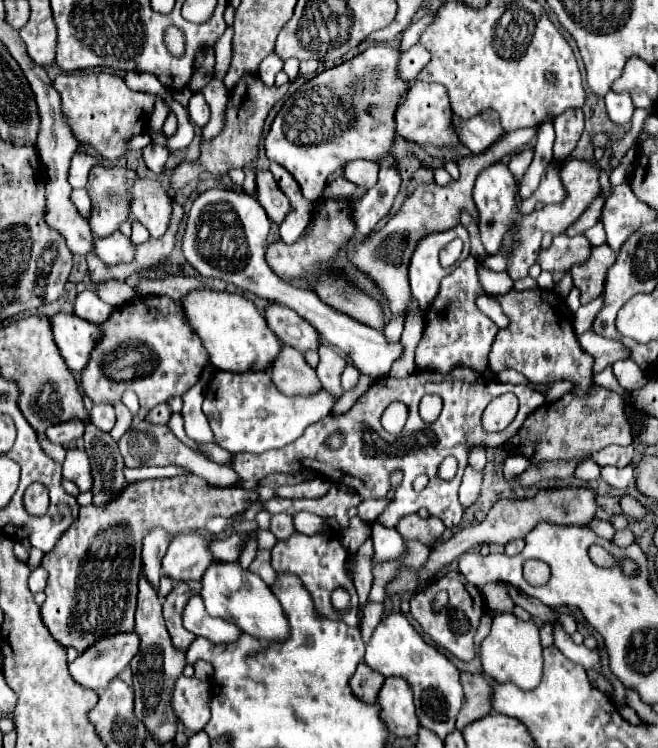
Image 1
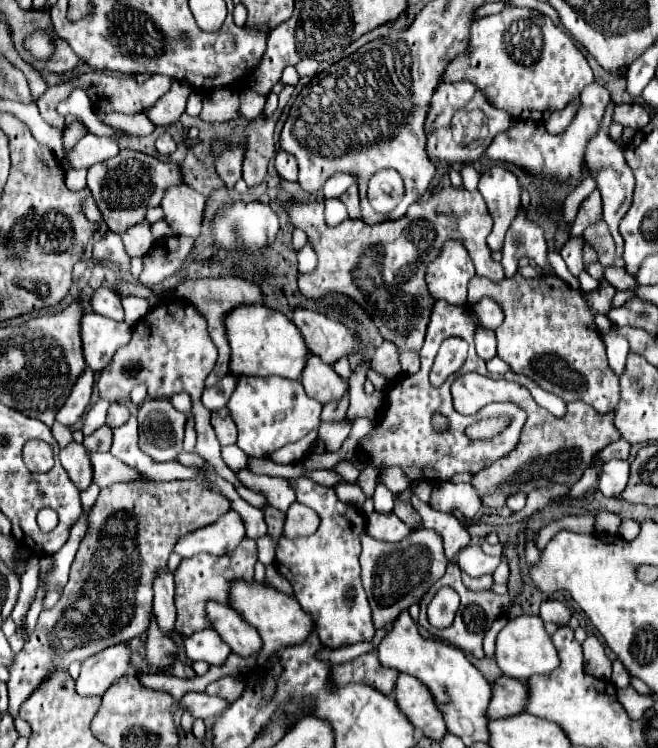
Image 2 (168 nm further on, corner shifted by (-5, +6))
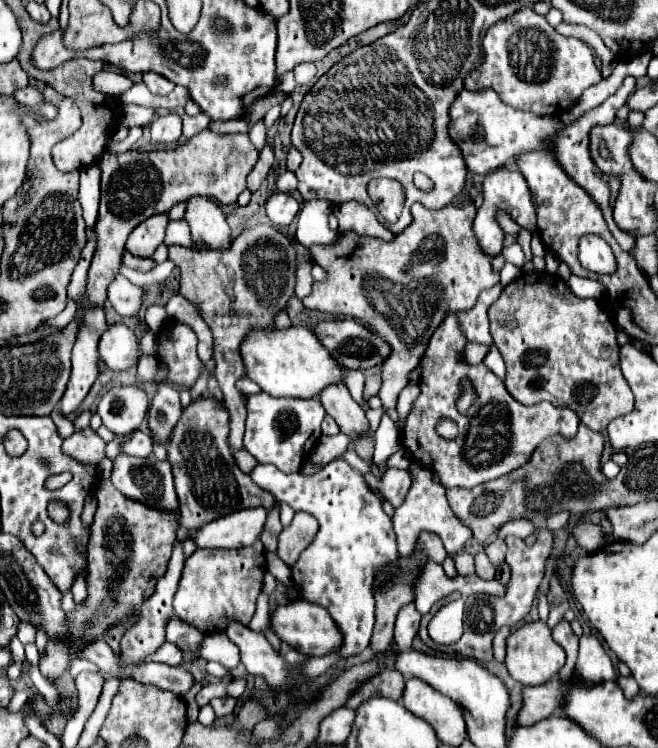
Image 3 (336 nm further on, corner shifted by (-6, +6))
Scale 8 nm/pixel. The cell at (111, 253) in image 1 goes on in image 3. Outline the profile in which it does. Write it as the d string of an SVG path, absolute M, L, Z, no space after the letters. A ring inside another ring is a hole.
M152 215L150 219L142 221L128 237L126 251L140 257L150 257L154 249L164 241L164 229L168 223L168 215Z

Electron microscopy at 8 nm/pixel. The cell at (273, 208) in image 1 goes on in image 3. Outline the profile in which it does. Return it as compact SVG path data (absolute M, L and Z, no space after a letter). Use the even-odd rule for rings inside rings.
M414 203L412 217L412 223L392 241L362 239L362 235L346 231L338 233L336 241L328 245L310 247L310 255L326 271L326 279L314 283L304 305L336 317L358 319L390 343L390 355L382 363L382 387L378 393L382 407L366 411L370 432L354 438L356 453L370 462L376 477L380 472L372 462L374 433L384 411L396 407L396 399L408 385L412 369L418 367L430 335L448 313L474 307L482 289L500 283L500 273L492 269L492 257L478 247L472 229L476 217L474 203L464 203L464 207L446 205L438 211L428 211ZM422 223L428 231L422 231Z

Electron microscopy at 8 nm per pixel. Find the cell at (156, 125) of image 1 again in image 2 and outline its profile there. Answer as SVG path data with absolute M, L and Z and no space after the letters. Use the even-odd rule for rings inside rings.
M173 83L171 91L165 93L153 107L145 111L145 115L155 123L155 125L171 125L175 123L181 113L185 113L185 101L193 93L193 87L187 83Z

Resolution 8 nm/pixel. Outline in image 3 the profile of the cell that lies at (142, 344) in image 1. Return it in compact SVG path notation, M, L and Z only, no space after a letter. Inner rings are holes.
M174 321L174 327L168 325L158 335L158 357L166 365L168 375L166 381L184 389L192 389L200 373L204 371L204 363L196 353L196 333L190 325Z

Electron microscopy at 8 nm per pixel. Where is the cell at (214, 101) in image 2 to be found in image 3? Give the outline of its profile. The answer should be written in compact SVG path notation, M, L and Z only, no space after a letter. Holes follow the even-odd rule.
M198 113L196 117L184 117L184 125L182 125L182 135L186 137L186 139L190 139L190 137L194 137L196 133L200 133L202 129L206 129L208 127L208 119L206 119L206 115L202 115L202 113Z

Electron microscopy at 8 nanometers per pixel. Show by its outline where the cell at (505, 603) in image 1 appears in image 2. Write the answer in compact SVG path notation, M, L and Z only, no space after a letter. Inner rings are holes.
M463 573L463 585L465 585L467 589L471 589L471 591L487 591L487 589L491 589L491 585L493 585L493 577L491 577L491 575L483 575L483 577L473 579L473 577L469 577L467 573Z

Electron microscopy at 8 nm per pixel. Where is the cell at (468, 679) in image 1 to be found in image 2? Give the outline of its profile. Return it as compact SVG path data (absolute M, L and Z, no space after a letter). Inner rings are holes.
M499 677L493 687L493 699L489 705L489 719L505 719L525 711L529 699L529 687L523 681L511 677Z

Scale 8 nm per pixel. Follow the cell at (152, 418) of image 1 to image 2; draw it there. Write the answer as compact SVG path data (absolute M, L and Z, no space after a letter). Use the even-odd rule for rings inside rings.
M185 393L173 395L173 397L171 397L171 403L173 403L173 407L175 407L177 411L183 411L183 413L189 413L189 411L191 411L191 399L189 399L189 395L185 395Z

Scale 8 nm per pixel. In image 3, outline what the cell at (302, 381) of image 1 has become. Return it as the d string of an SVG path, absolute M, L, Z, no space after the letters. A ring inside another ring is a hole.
M340 383L330 385L322 389L322 395L318 399L324 405L326 413L334 417L342 433L356 437L368 431L368 419L364 415L364 409L350 397L346 385L340 385Z

